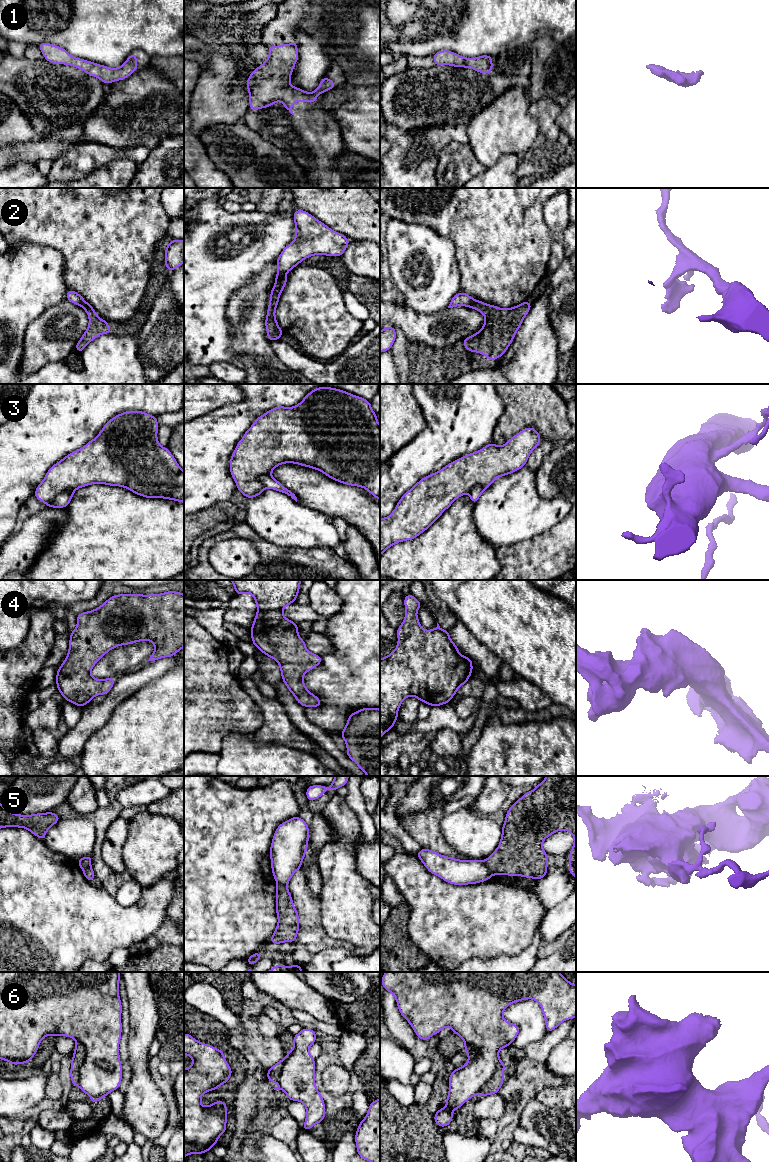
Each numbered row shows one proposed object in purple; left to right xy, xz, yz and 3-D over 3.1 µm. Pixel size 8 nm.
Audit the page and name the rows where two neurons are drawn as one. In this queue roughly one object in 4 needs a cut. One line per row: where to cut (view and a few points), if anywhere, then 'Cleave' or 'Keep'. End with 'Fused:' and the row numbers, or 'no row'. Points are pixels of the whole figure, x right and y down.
1: No split. Keep
2: Split along xz (285, 273), (276, 281). Cleave
3: Split along xy (74, 489), (60, 492), (46, 505). Cleave
4: No split. Keep
5: Split along yz (484, 861), (492, 874). Cleave
6: Split along xy (76, 1040), (85, 1049), (85, 1059), (79, 1069), (78, 1086). Cleave
Fused: 2, 3, 5, 6

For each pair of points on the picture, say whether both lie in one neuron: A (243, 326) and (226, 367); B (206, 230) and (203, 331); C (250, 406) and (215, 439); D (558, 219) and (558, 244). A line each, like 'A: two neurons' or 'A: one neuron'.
A: two neurons
B: one neuron
C: one neuron
D: one neuron

